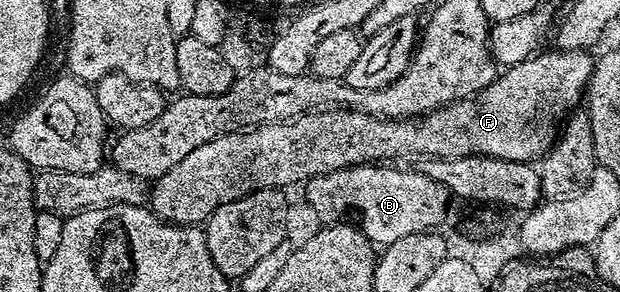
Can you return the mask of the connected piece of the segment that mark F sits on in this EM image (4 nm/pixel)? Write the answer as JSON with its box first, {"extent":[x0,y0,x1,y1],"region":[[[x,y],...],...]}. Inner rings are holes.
{"extent":[150,48,594,226],"region":[[[566,48],[563,50],[541,50],[536,55],[531,56],[529,60],[518,62],[513,68],[504,68],[497,75],[494,82],[490,82],[490,86],[486,86],[475,96],[467,96],[464,100],[455,100],[453,104],[448,104],[444,108],[436,108],[432,112],[428,112],[424,116],[414,116],[411,118],[381,118],[372,116],[368,112],[361,112],[354,108],[346,108],[343,106],[328,106],[323,110],[309,110],[303,116],[296,117],[295,120],[285,120],[283,122],[269,122],[247,130],[231,132],[230,134],[222,134],[218,138],[214,138],[214,142],[206,142],[202,146],[198,146],[198,150],[190,150],[190,154],[186,154],[186,158],[182,158],[182,162],[178,162],[178,166],[170,166],[170,170],[166,174],[159,176],[150,188],[150,207],[161,220],[170,224],[183,224],[185,226],[200,226],[207,221],[214,210],[218,210],[218,206],[222,206],[226,202],[234,202],[238,198],[248,196],[251,192],[257,192],[263,188],[287,189],[287,184],[296,184],[299,182],[307,182],[316,175],[330,174],[331,171],[344,167],[353,167],[355,164],[375,164],[377,162],[392,162],[395,156],[420,156],[419,158],[458,158],[459,156],[493,156],[494,158],[502,158],[503,160],[523,160],[525,162],[536,162],[543,157],[544,153],[552,147],[558,136],[558,129],[561,127],[562,121],[577,107],[576,104],[585,99],[588,80],[592,76],[594,67],[593,53],[588,50],[578,48]]]}

